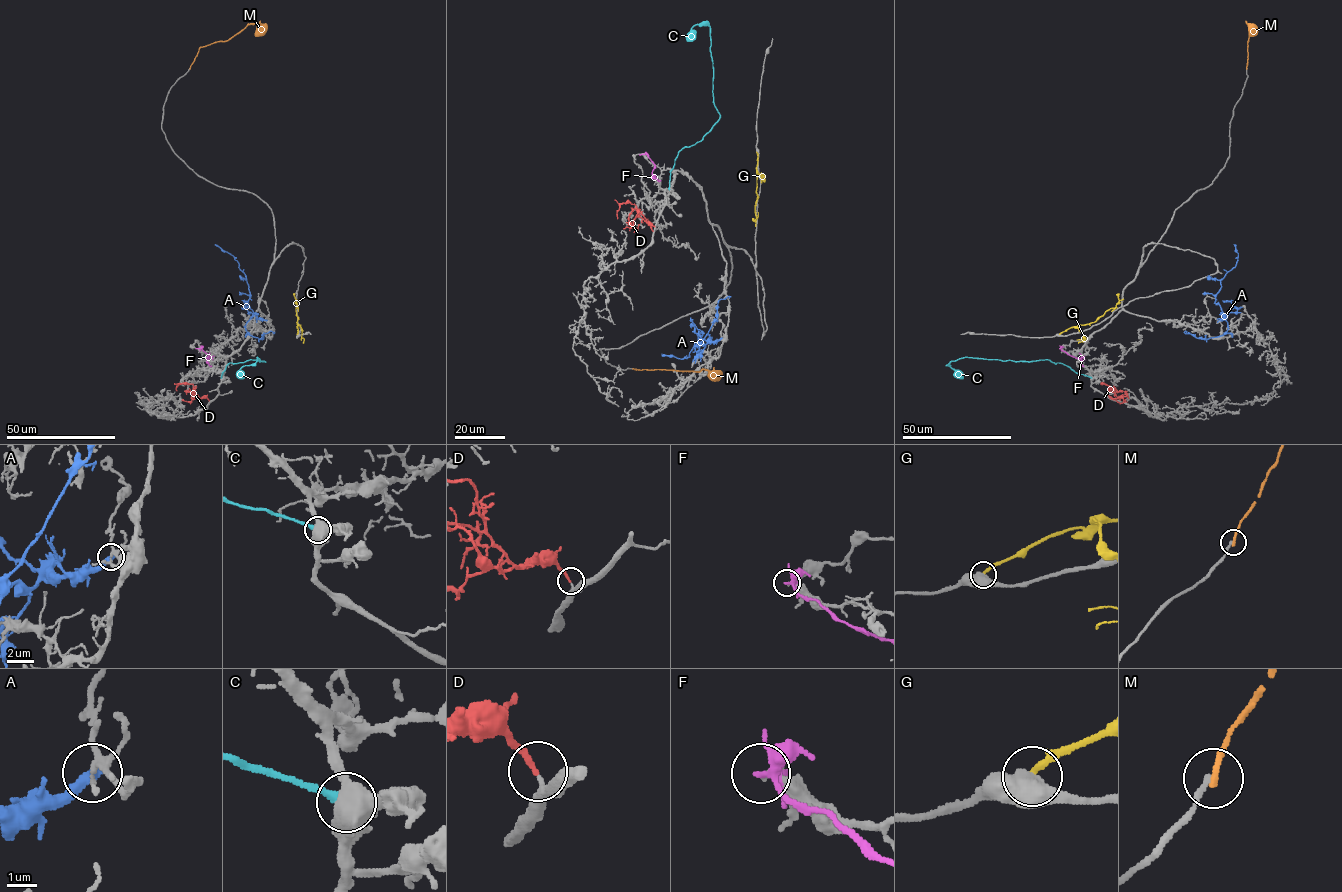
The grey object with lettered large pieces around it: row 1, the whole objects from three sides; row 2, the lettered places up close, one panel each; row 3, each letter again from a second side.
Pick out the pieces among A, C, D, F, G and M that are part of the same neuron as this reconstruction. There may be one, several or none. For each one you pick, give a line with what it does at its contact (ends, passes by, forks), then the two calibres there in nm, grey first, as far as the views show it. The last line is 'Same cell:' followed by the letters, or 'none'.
D: it ends | 280/190 nm
Same cell: D

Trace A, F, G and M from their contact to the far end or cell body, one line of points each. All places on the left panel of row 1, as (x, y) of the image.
A: (266, 320), (258, 318), (246, 303), (250, 294), (238, 263), (215, 244)
F: (201, 348), (209, 356), (207, 363), (211, 366)
G: (297, 334), (294, 293)
M: (189, 68), (200, 47), (227, 41), (248, 25), (257, 24), (265, 30), (262, 32)

